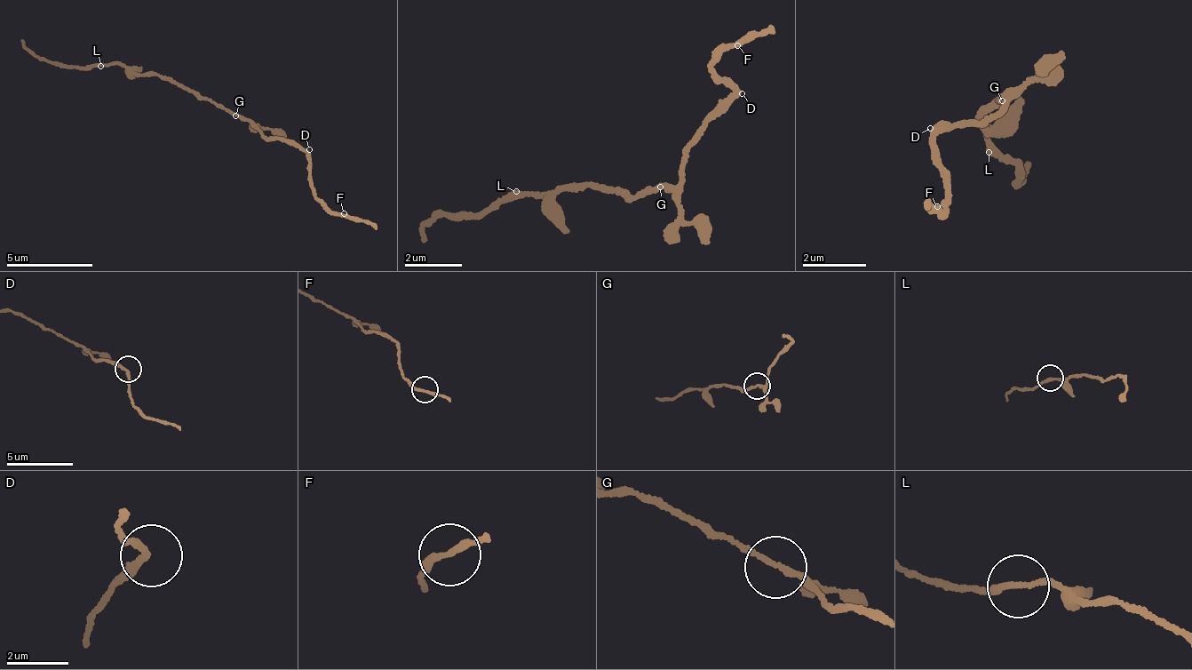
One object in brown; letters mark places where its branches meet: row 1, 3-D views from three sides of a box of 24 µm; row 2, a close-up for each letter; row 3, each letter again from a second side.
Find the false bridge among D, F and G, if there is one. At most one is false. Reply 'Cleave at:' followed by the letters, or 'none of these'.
Cleave at: none of these

